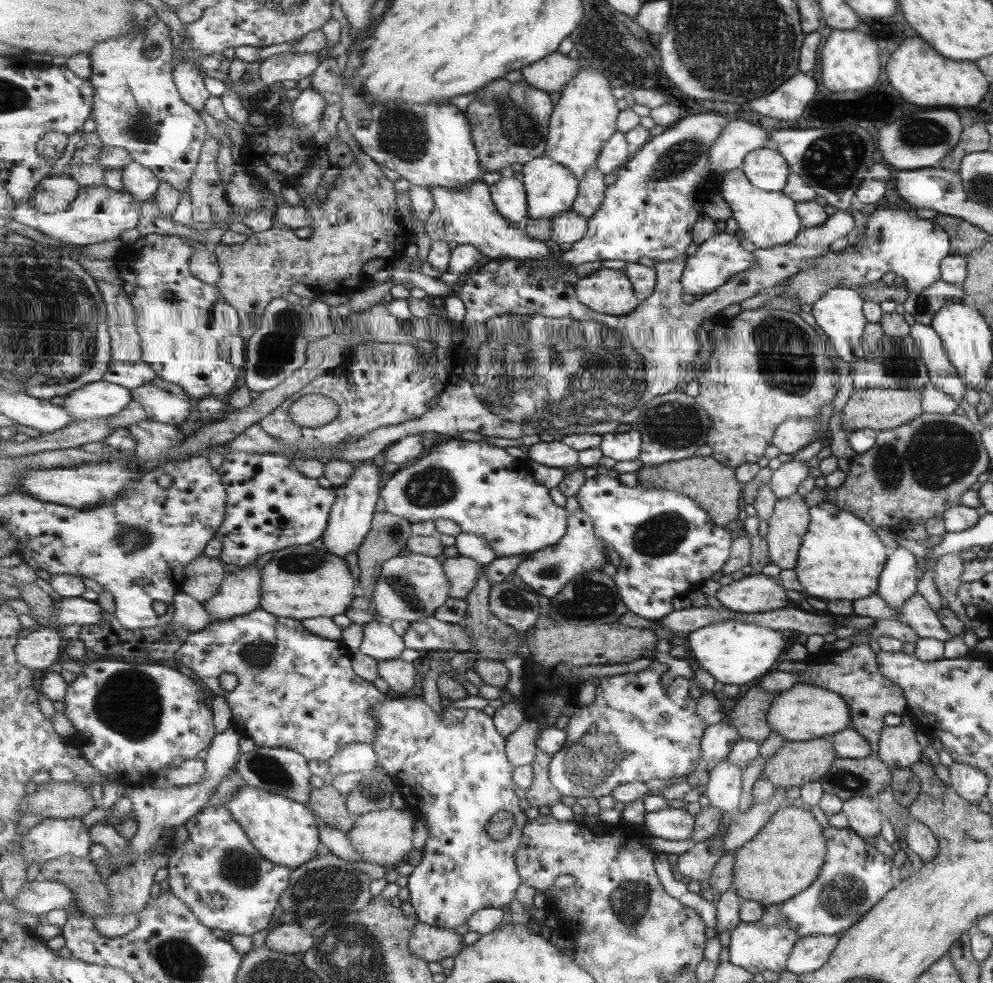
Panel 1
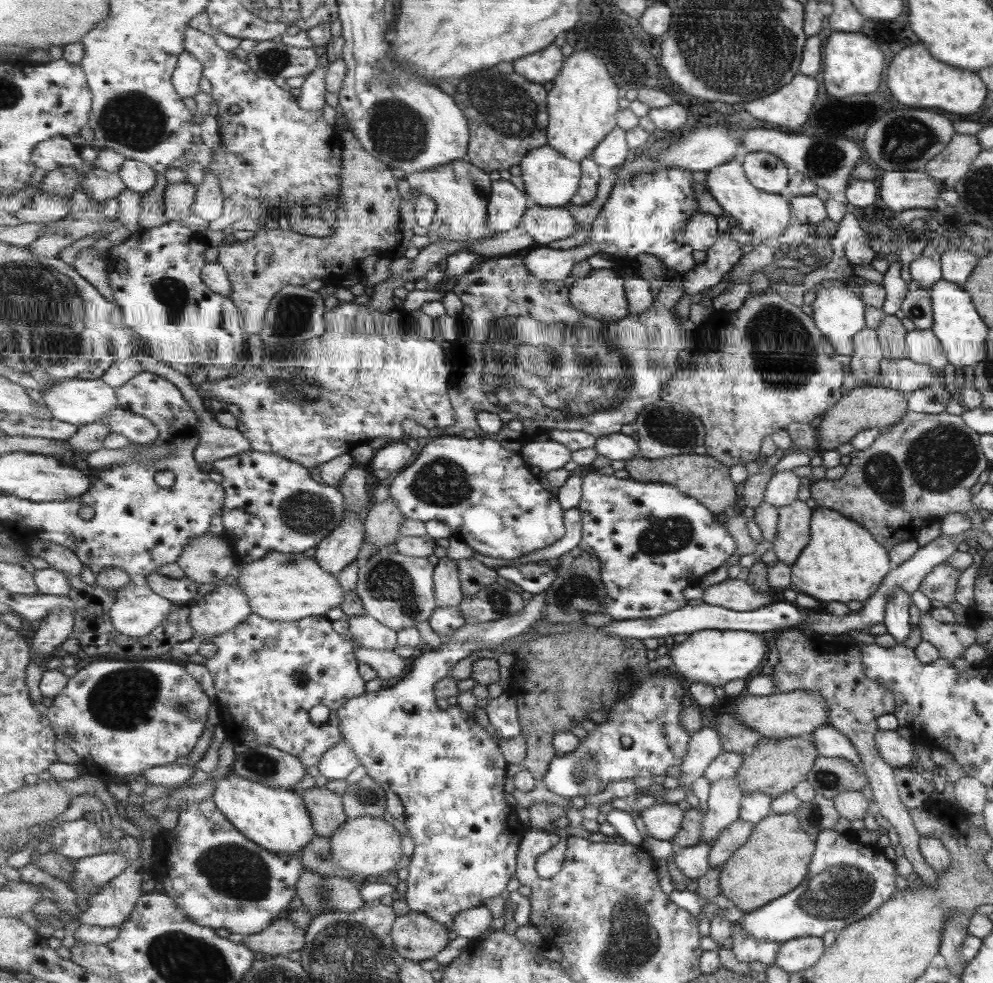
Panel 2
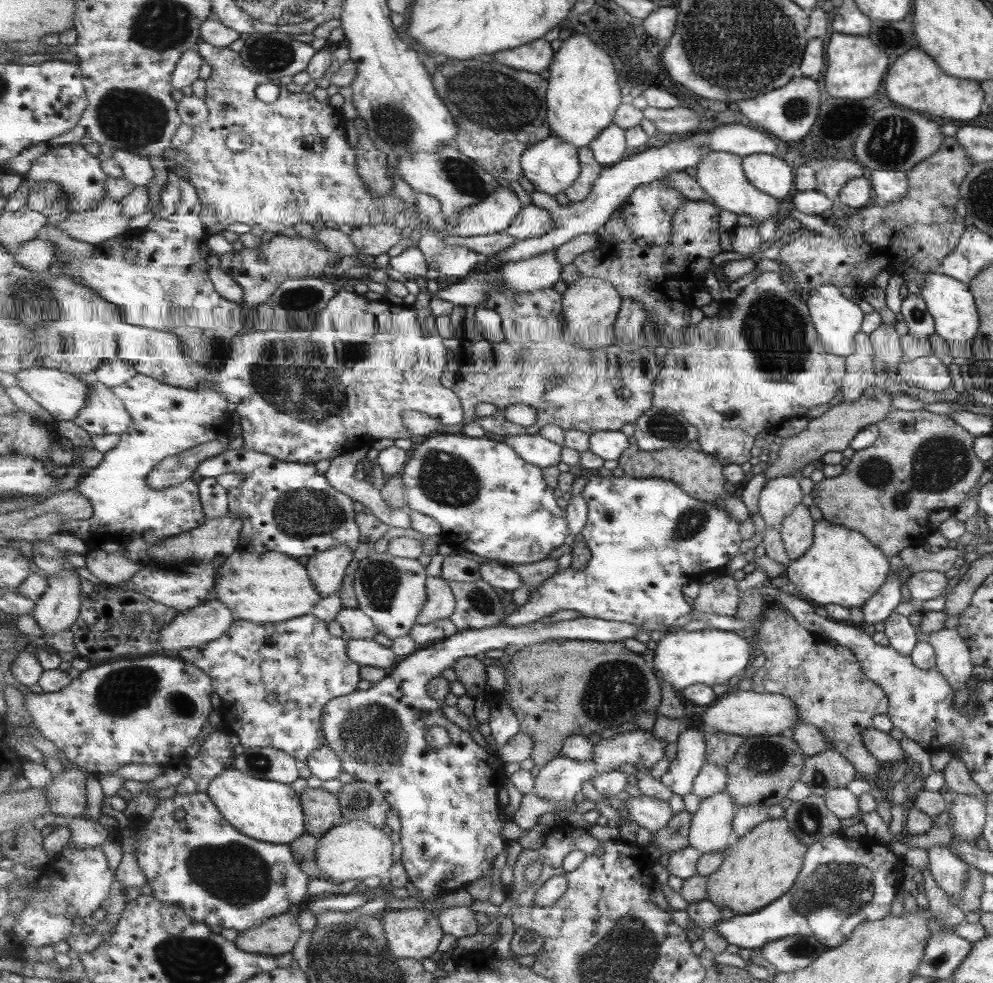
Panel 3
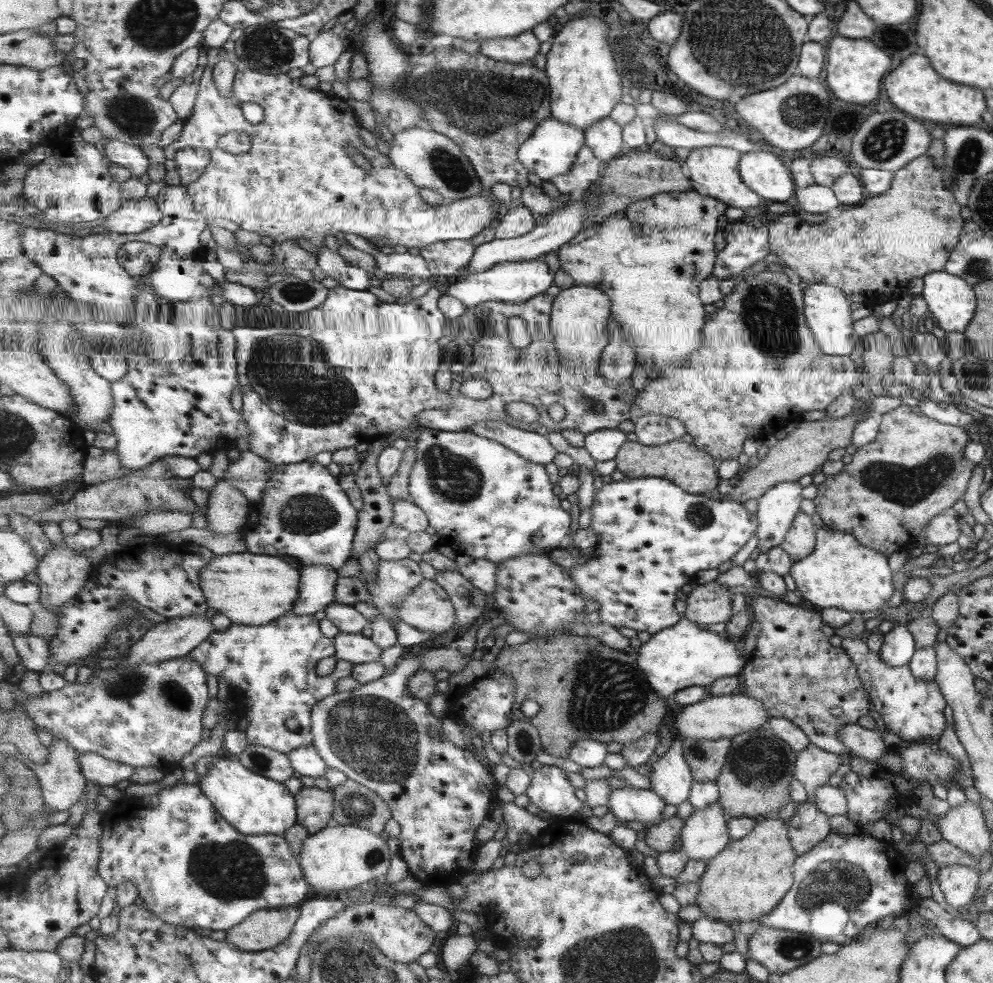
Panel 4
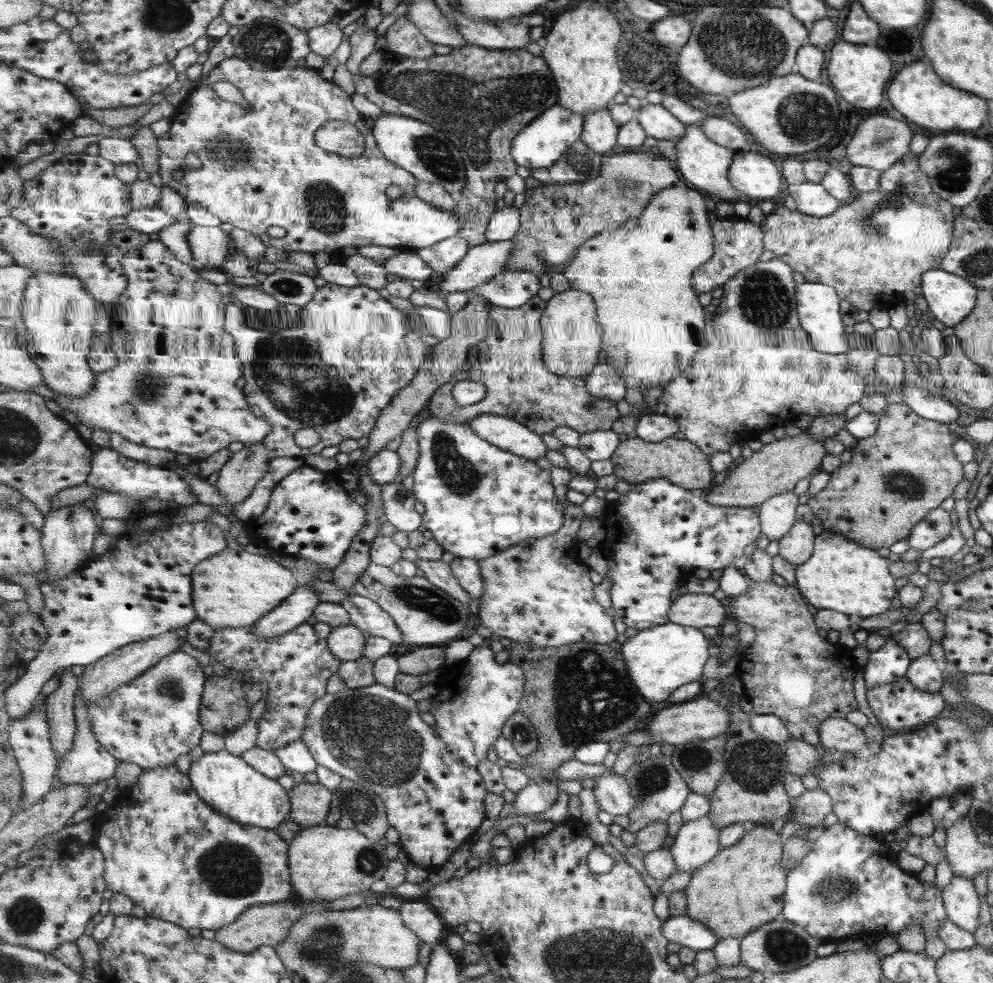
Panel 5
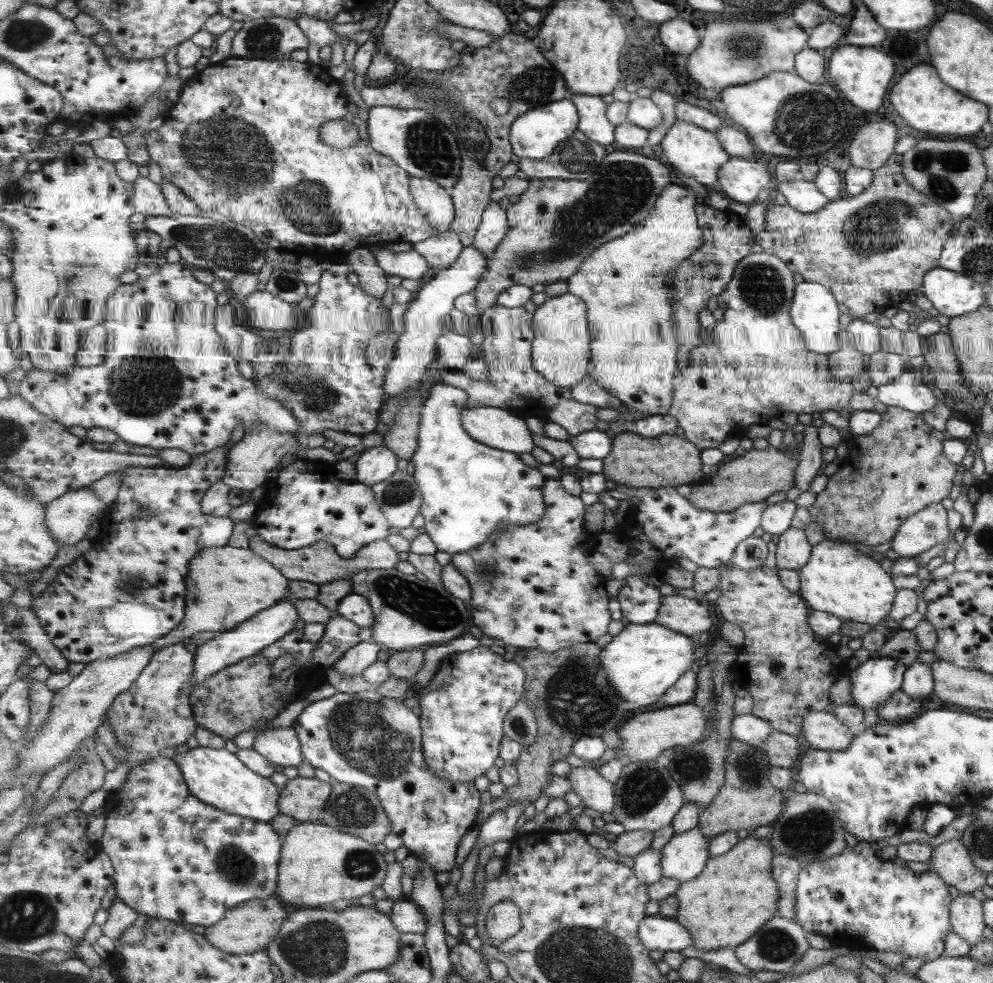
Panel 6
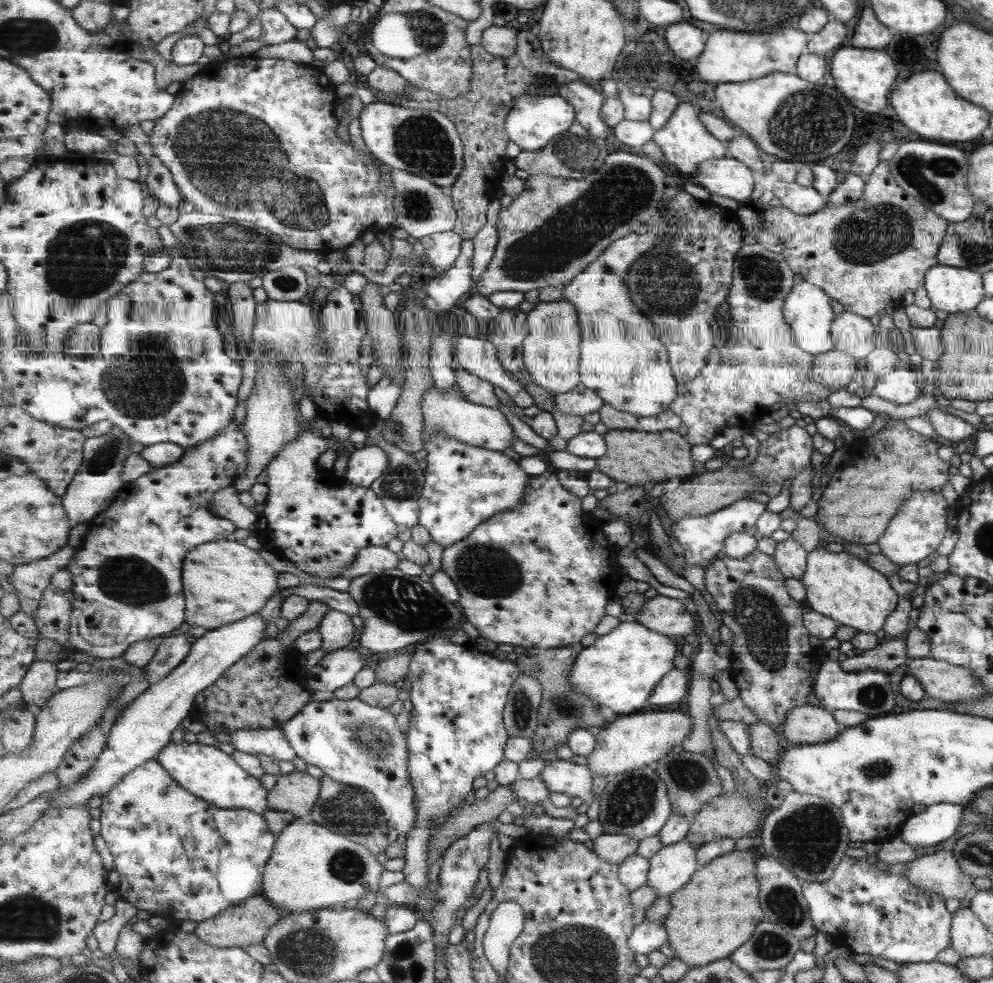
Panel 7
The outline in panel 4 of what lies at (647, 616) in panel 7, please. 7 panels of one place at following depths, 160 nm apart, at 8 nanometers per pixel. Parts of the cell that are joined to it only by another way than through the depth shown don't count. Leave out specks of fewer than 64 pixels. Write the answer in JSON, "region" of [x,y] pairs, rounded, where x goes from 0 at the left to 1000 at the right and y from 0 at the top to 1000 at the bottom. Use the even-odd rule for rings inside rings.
{"region":[[[719,591],[712,594],[702,592],[690,610],[691,622],[688,628],[704,635],[732,634],[738,628],[736,607],[732,596]]]}

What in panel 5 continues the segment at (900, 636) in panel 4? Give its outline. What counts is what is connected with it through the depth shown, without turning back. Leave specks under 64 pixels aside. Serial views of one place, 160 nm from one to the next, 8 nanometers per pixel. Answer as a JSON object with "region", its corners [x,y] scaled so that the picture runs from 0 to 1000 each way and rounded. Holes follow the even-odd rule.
{"region":[[[893,649],[885,661],[876,662],[872,675],[867,680],[871,700],[901,694],[912,686],[916,673],[915,666],[904,652]]]}

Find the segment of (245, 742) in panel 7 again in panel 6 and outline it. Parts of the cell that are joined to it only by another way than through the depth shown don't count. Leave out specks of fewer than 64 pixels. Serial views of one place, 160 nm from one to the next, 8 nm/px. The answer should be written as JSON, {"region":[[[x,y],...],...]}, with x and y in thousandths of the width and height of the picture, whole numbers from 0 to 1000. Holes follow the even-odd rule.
{"region":[[[295,739],[263,744],[254,760],[275,778],[285,781],[299,781],[299,777],[307,775],[303,761],[302,752]]]}

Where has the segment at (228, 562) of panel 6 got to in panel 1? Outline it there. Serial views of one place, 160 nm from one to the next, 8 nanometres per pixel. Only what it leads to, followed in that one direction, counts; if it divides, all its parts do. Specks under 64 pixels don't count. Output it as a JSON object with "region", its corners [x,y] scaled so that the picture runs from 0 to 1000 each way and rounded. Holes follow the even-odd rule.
{"region":[[[314,553],[298,554],[283,560],[273,568],[264,573],[264,612],[262,619],[269,623],[276,624],[277,627],[286,627],[297,631],[307,631],[310,629],[321,629],[328,627],[335,629],[340,625],[348,625],[352,614],[356,612],[358,587],[345,567],[331,563],[329,558],[317,557]]]}

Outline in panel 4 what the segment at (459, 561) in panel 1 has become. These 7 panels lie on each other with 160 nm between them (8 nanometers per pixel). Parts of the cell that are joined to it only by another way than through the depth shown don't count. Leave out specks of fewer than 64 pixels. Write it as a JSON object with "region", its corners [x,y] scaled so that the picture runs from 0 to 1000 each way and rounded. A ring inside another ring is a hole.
{"region":[[[426,589],[421,597],[413,600],[409,610],[401,616],[401,627],[424,643],[437,645],[448,645],[460,639],[461,634],[452,603],[436,589]]]}

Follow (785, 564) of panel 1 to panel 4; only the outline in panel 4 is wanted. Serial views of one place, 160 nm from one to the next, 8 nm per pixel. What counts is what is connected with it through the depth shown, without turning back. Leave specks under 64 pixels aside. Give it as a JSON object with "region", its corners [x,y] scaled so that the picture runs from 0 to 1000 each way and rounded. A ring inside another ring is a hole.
{"region":[[[804,521],[787,551],[787,558],[793,564],[798,572],[803,572],[817,565],[820,561],[821,545],[823,538],[819,535],[817,526]]]}

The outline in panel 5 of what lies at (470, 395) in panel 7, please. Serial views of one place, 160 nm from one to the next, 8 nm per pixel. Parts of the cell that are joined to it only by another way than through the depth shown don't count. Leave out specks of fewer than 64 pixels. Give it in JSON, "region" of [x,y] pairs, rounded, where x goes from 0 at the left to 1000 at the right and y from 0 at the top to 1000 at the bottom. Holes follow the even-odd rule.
{"region":[[[539,301],[529,312],[504,313],[494,309],[491,344],[480,351],[481,371],[472,377],[472,386],[487,389],[490,405],[481,411],[462,414],[456,407],[458,387],[443,393],[431,413],[433,423],[472,431],[484,422],[514,424],[545,442],[556,440],[562,433],[574,433],[583,442],[613,437],[626,425],[622,411],[612,406],[597,404],[590,392],[590,384],[561,383],[550,373],[547,362],[549,341],[545,323],[552,307]]]}

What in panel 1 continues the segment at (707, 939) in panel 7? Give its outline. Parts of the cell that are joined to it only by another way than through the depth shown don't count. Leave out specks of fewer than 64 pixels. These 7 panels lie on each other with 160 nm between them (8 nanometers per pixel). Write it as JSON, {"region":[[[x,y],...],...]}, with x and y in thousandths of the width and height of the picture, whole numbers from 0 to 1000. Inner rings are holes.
{"region":[[[808,819],[784,821],[763,850],[740,869],[740,905],[746,916],[761,916],[769,922],[788,920],[816,902],[831,877],[832,856],[829,845]]]}

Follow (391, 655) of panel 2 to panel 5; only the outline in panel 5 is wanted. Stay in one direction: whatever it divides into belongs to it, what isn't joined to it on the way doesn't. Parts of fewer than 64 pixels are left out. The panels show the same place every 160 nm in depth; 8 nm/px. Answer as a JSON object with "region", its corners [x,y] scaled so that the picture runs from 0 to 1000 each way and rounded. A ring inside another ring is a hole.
{"region":[[[355,634],[336,639],[328,650],[333,663],[344,673],[366,669],[370,654],[364,640]]]}

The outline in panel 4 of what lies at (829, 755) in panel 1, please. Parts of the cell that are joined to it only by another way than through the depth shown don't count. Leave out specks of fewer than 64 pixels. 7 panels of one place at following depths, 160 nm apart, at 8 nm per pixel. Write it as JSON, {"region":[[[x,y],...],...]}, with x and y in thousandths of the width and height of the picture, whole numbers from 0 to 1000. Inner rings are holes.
{"region":[[[772,737],[762,743],[739,749],[736,756],[732,776],[722,795],[726,804],[723,816],[728,820],[733,836],[748,830],[765,833],[773,826],[789,823],[797,816],[795,796],[800,792],[803,767],[796,758],[780,749]]]}

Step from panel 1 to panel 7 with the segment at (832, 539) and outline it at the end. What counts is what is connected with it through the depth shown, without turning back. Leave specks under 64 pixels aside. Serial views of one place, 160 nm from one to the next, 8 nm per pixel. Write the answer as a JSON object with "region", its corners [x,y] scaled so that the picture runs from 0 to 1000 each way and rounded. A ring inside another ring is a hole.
{"region":[[[825,555],[813,565],[813,580],[806,588],[811,599],[811,610],[817,622],[824,623],[845,636],[856,637],[863,644],[879,645],[891,637],[891,629],[903,616],[903,604],[885,581],[867,569],[855,568],[853,564],[837,564]]]}

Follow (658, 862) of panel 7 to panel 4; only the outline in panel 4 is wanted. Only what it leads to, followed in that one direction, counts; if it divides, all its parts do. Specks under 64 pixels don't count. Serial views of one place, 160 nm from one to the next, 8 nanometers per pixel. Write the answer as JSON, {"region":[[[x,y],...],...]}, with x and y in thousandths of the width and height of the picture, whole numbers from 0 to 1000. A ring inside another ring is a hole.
{"region":[[[724,816],[714,820],[711,824],[700,825],[691,834],[690,842],[685,848],[687,854],[686,865],[693,869],[695,875],[715,875],[726,869],[737,856],[735,849],[735,836],[728,827],[728,820]]]}

